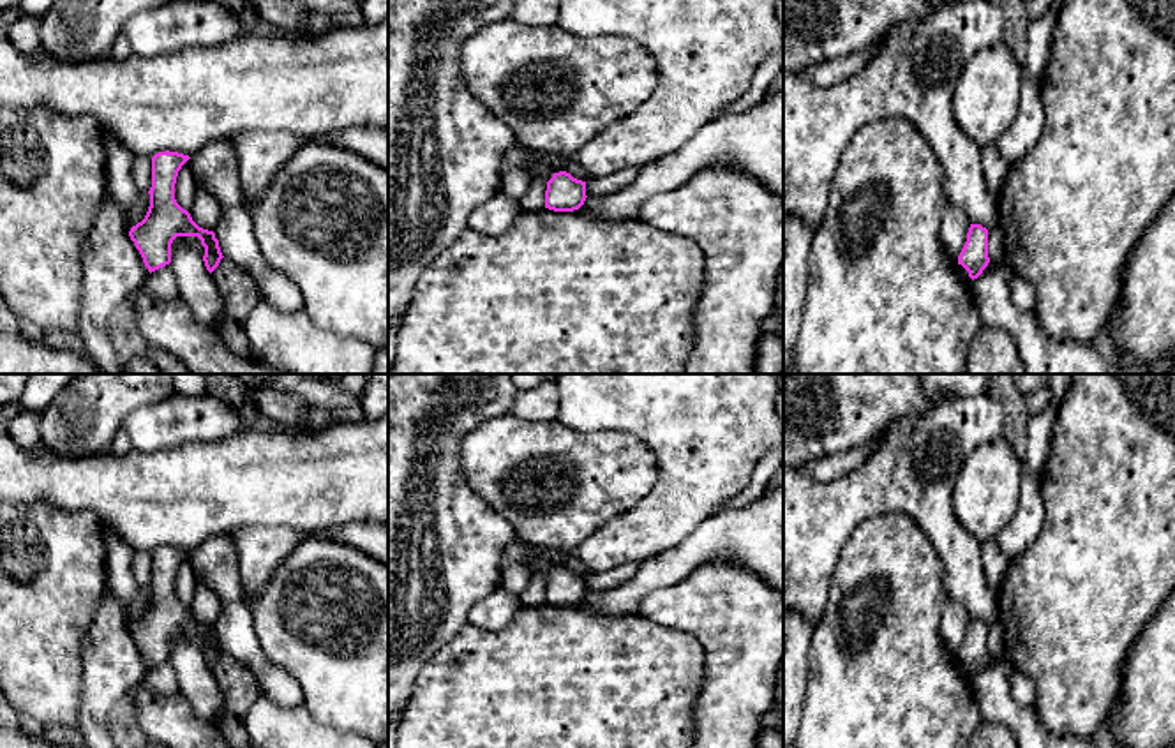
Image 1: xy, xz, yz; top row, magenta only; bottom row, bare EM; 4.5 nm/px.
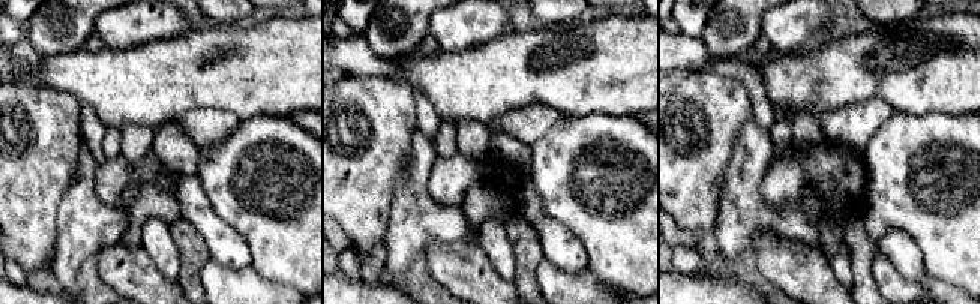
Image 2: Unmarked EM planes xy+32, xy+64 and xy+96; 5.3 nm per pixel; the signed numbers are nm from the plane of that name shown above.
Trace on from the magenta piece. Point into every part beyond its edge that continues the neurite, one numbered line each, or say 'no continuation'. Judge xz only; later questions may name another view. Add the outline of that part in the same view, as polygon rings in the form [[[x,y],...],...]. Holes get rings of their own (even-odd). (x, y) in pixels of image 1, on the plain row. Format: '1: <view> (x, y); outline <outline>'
no continuation

